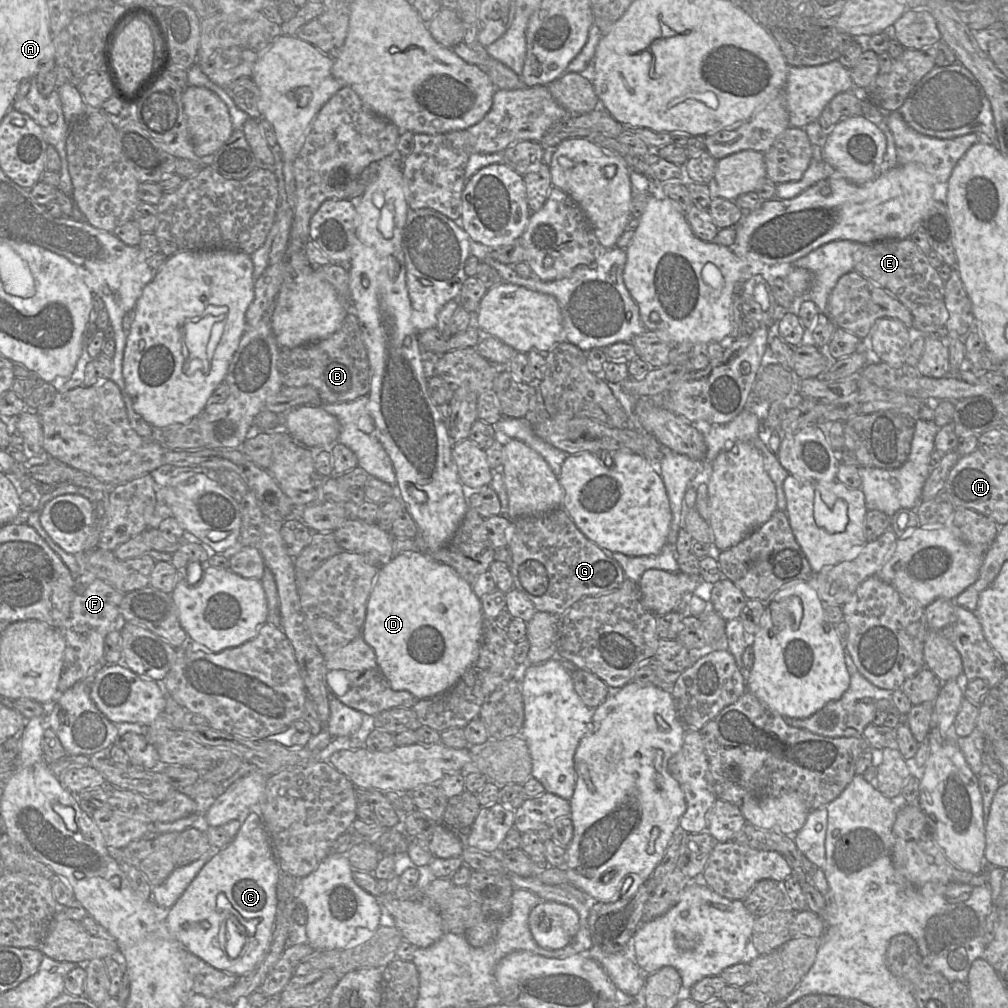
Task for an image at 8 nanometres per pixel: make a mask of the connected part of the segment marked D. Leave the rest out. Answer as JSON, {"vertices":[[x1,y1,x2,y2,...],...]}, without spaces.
{"vertices":[[427,551,405,552,392,557,380,567,367,601,366,616,361,636,374,650,377,664,393,690,406,690,416,700,425,699,450,689,477,660,480,649,483,615,481,599,474,593,472,584,464,580,453,567,437,561]]}

